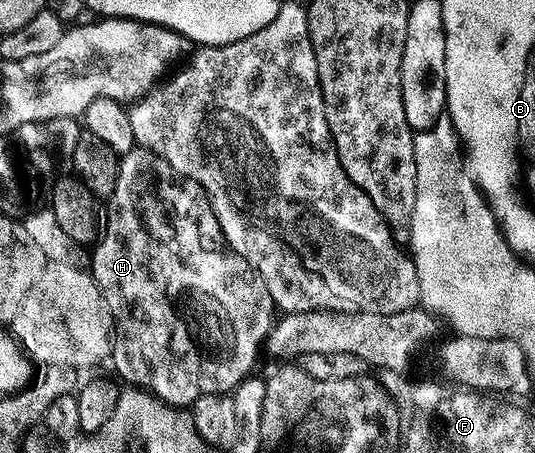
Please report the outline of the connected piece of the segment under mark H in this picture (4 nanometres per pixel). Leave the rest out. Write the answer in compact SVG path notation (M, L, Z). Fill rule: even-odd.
M136 147L119 157L115 190L111 197L106 198L105 205L107 205L107 217L105 213L101 221L101 232L93 245L95 250L91 253L89 272L97 283L99 293L103 297L103 308L109 318L110 364L115 364L116 371L128 381L126 383L128 386L150 391L163 404L170 407L189 407L201 395L230 394L254 370L251 368L259 357L259 349L261 353L264 348L267 333L271 330L273 318L277 313L275 300L269 295L269 287L265 287L265 279L261 279L259 272L245 259L241 259L241 255L231 250L227 240L223 238L211 200L201 187L201 183L181 175L168 161L161 159L153 151Z

